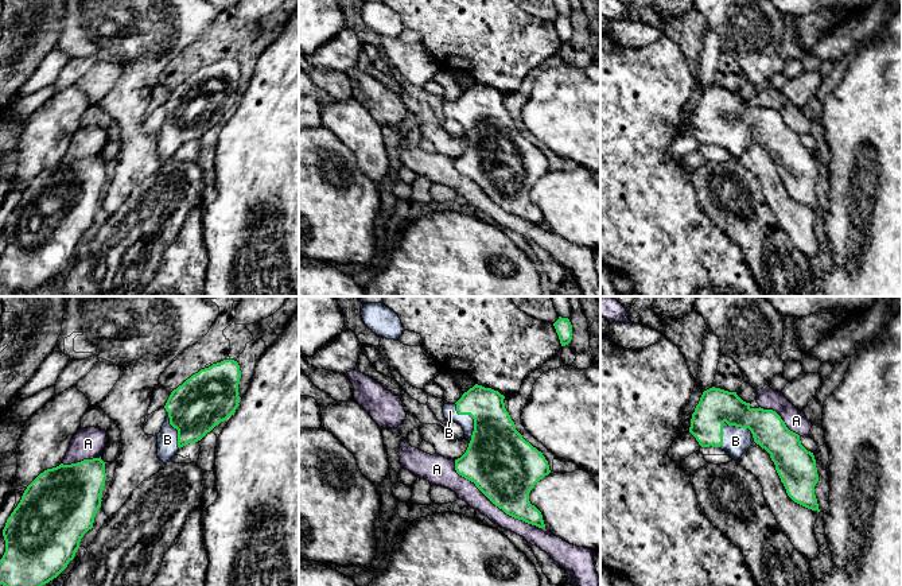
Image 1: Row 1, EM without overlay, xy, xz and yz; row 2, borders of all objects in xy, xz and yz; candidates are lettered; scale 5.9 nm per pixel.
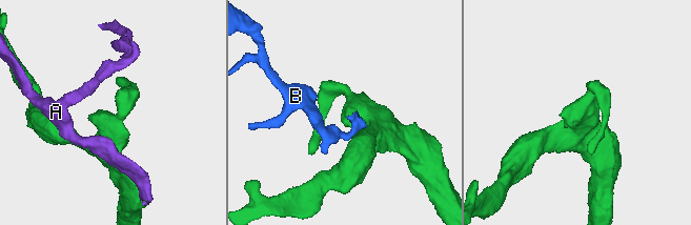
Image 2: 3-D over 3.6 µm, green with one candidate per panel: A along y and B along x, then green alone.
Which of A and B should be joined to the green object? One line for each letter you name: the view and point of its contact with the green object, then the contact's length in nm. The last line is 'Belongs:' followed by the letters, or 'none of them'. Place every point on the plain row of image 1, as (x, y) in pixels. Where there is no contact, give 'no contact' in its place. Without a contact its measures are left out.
B: meets green in yz at (742, 125); contact 240 nm long
Belongs: B

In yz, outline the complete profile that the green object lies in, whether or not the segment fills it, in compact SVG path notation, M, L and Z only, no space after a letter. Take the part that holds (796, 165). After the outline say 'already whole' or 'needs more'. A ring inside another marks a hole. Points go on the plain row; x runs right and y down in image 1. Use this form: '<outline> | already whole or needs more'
M712 85L703 90L692 112L689 131L701 145L720 145L734 159L738 159L754 141L759 143L770 152L788 194L794 201L820 210L814 193L819 179L814 154L801 143L800 133L790 129L775 109L751 106L750 101L743 100L736 90Z | needs more

